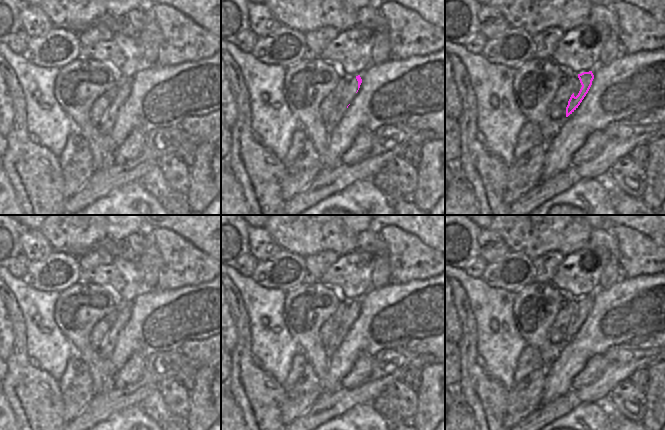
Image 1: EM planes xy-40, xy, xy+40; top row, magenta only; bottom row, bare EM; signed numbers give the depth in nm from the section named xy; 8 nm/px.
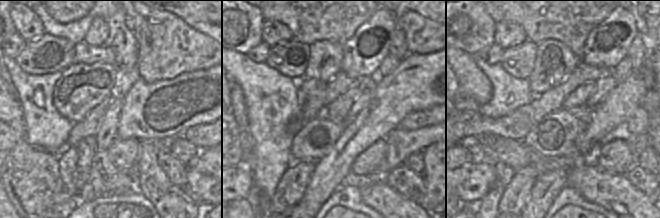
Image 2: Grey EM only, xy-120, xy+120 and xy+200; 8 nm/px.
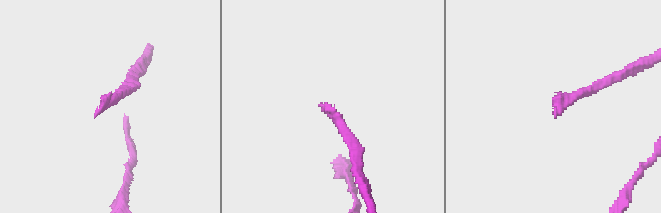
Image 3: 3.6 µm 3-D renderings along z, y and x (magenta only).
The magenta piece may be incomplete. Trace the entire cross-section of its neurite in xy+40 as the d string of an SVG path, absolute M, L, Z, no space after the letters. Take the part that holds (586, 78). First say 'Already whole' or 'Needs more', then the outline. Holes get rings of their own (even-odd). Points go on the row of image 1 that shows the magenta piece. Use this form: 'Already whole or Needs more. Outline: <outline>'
Needs more. Outline: M592 71L583 72L578 74L578 78L578 87L576 91L571 95L566 107L566 117L568 117L578 108L592 85L594 75Z

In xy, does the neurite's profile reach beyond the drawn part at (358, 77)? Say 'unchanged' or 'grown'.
grown

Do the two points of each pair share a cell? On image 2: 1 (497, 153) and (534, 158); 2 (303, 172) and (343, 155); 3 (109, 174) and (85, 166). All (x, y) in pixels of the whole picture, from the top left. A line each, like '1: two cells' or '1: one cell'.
1: one cell
2: two cells
3: two cells

